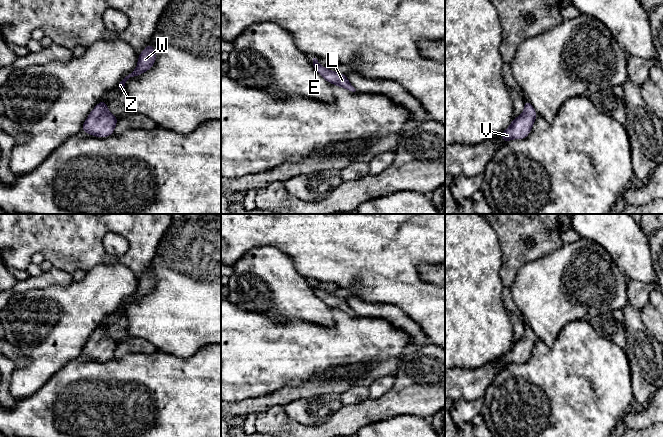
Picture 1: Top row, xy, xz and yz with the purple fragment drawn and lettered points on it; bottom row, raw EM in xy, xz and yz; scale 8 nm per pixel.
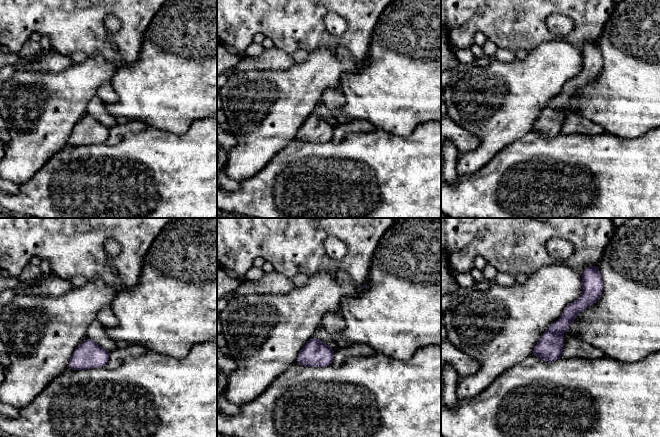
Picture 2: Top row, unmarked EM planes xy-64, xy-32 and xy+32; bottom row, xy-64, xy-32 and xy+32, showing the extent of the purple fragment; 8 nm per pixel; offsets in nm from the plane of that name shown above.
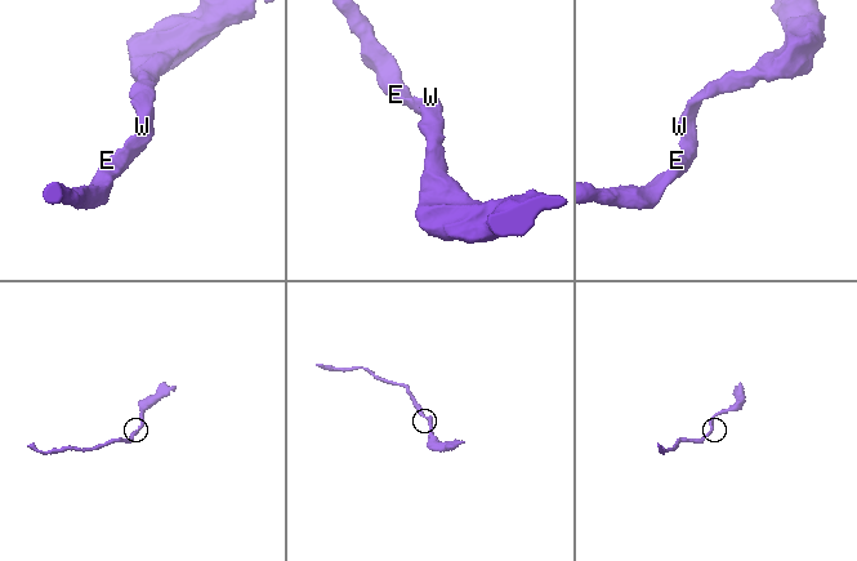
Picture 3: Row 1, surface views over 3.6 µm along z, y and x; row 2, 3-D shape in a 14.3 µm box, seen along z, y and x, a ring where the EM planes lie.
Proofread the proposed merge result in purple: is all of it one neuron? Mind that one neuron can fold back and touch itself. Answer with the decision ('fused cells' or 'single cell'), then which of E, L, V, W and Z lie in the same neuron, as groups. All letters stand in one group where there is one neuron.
single cell; groups E L V W Z

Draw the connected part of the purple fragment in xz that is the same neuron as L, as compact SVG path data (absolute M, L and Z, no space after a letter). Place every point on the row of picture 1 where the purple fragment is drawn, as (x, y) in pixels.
M313 58L313 66L317 73L319 73L326 81L333 85L340 86L346 90L355 92L356 89L347 80L347 76L341 73L336 73L333 70L326 69L318 63L316 58Z

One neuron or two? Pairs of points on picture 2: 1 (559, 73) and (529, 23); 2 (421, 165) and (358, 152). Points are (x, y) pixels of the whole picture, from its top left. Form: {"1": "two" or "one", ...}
{"1": "two", "2": "one"}

